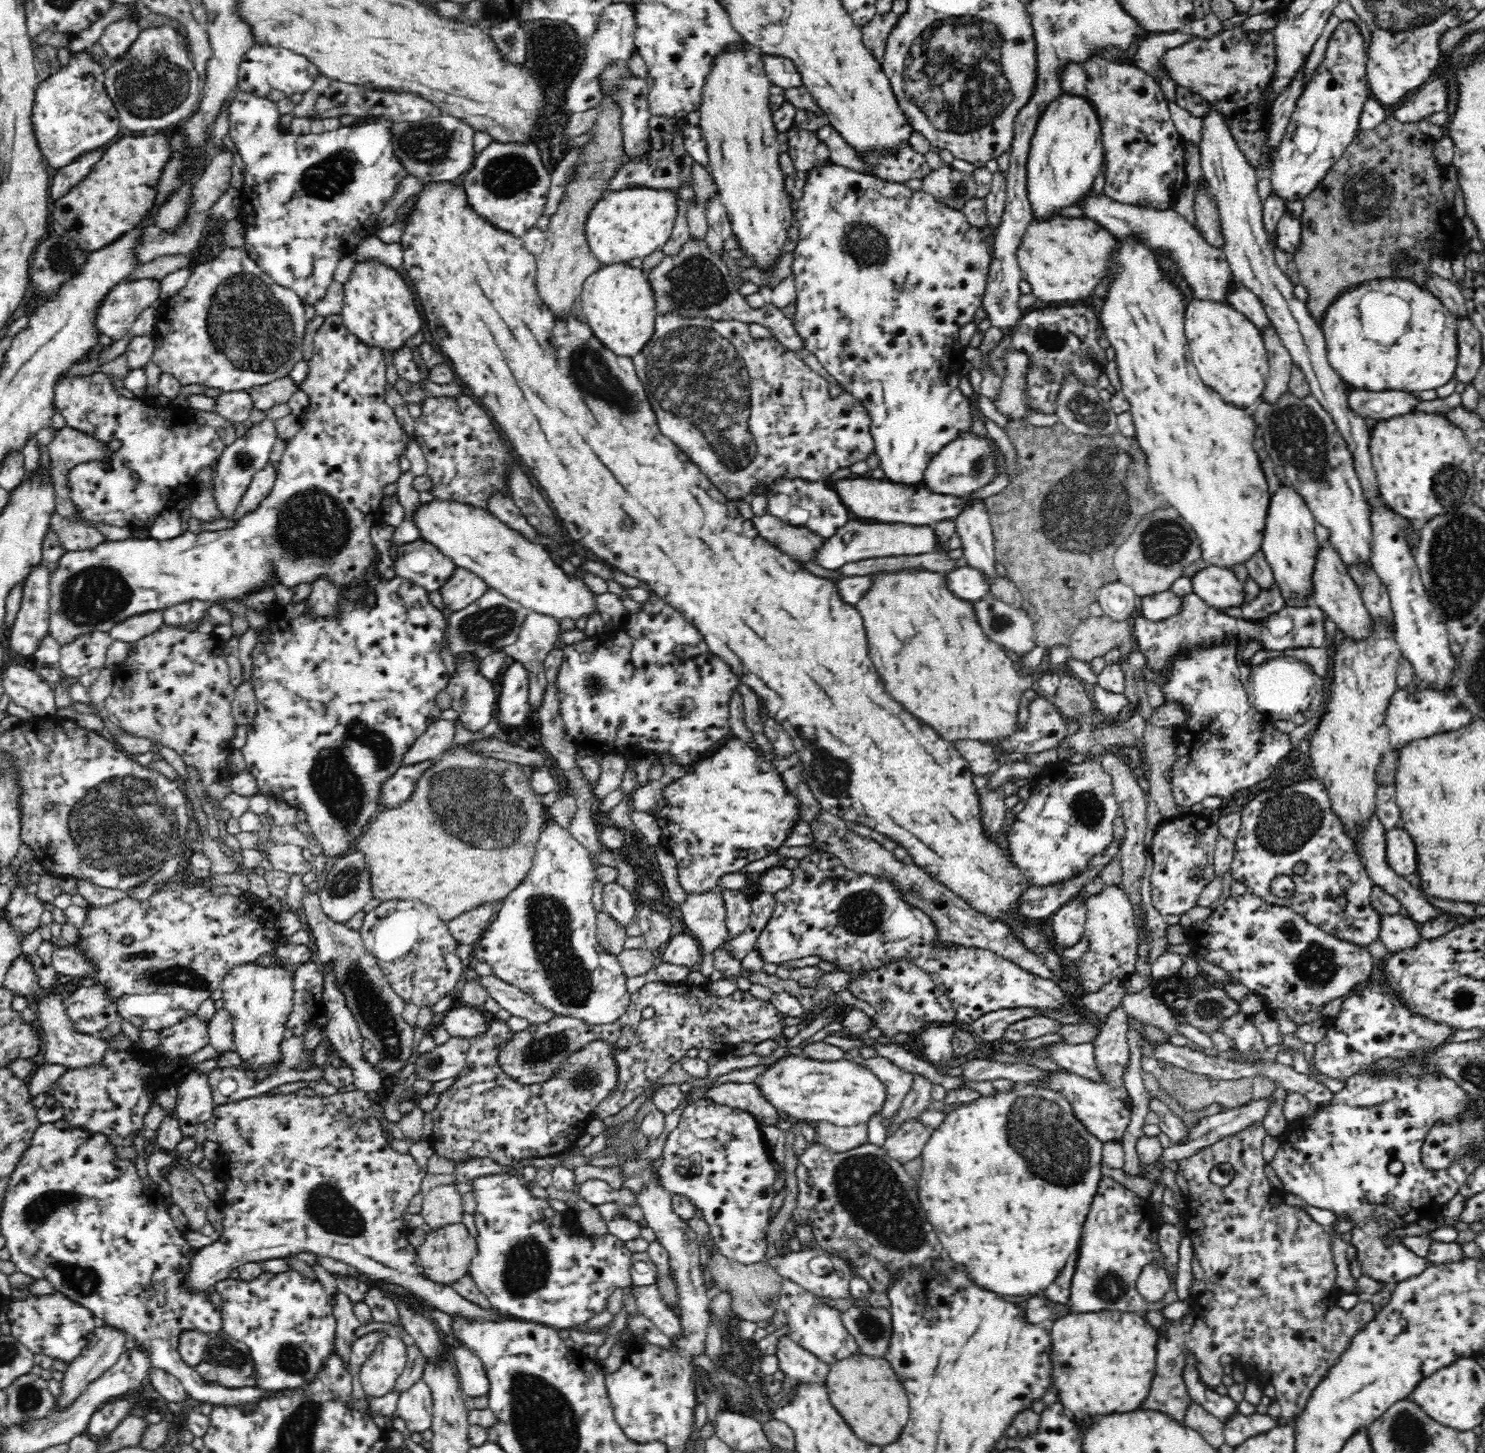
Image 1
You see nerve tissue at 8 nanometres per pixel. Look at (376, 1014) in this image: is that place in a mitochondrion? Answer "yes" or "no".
yes

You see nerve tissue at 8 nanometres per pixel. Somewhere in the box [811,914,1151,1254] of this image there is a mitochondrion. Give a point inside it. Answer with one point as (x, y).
(1035, 1127)

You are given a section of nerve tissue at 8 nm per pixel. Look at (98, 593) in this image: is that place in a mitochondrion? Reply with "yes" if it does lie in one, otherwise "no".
yes

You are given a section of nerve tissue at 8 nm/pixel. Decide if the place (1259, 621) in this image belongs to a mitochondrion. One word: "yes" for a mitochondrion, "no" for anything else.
no

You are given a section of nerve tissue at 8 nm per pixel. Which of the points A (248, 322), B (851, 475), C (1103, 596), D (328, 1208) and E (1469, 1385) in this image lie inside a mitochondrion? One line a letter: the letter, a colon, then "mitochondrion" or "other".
A: mitochondrion
B: other
C: other
D: mitochondrion
E: other

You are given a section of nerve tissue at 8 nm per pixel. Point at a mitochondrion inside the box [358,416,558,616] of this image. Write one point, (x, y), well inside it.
(487, 467)

